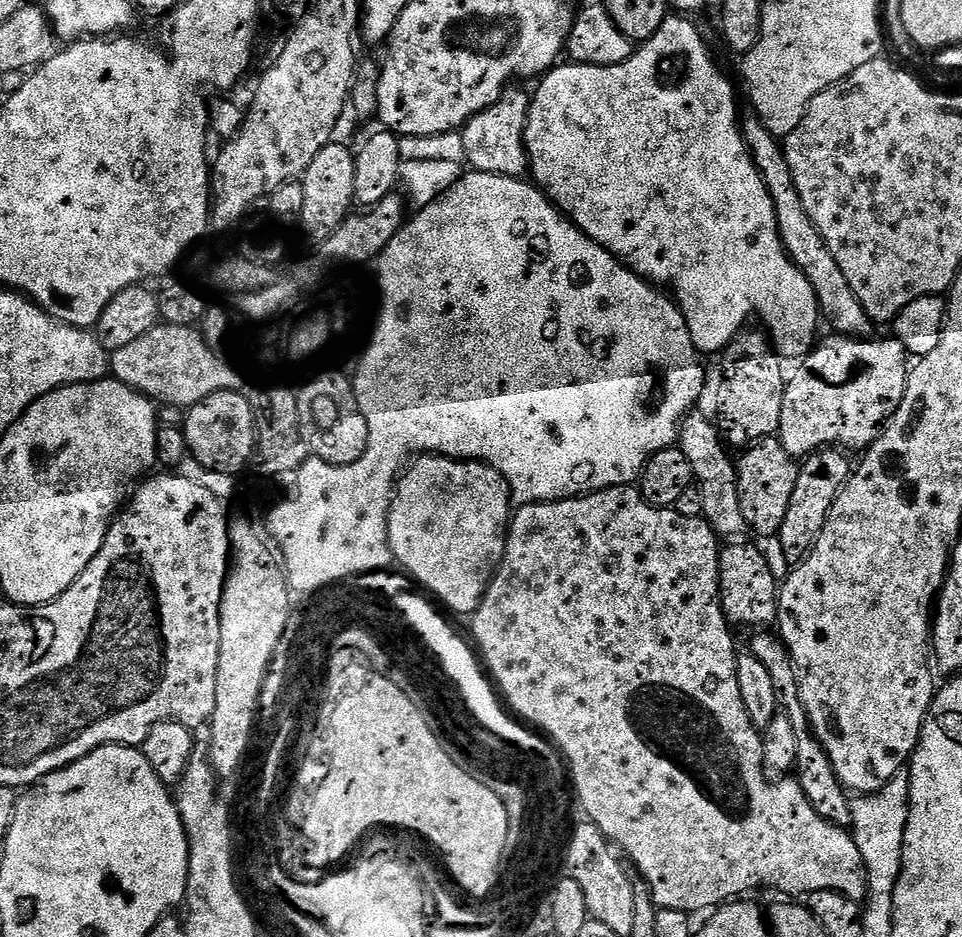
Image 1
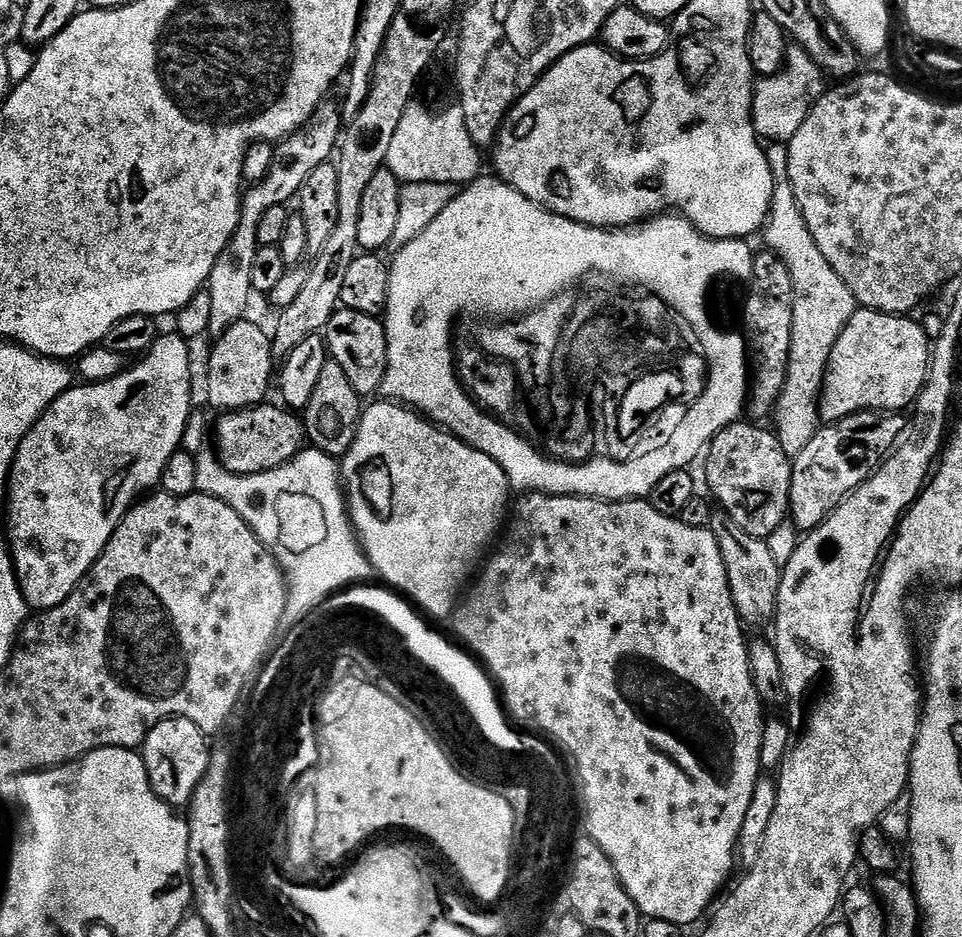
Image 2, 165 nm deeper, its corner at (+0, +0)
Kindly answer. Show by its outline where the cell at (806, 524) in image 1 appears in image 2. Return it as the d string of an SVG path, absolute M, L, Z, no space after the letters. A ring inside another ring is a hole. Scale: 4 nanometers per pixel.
M856 412L853 416L831 421L817 428L814 438L810 438L806 450L802 450L802 454L795 456L792 462L792 485L790 486L788 506L791 523L796 523L801 528L801 533L810 533L823 520L827 520L828 515L855 488L865 484L872 477L873 472L888 459L896 445L901 443L906 432L906 420L903 420L902 417L903 415L891 412Z

